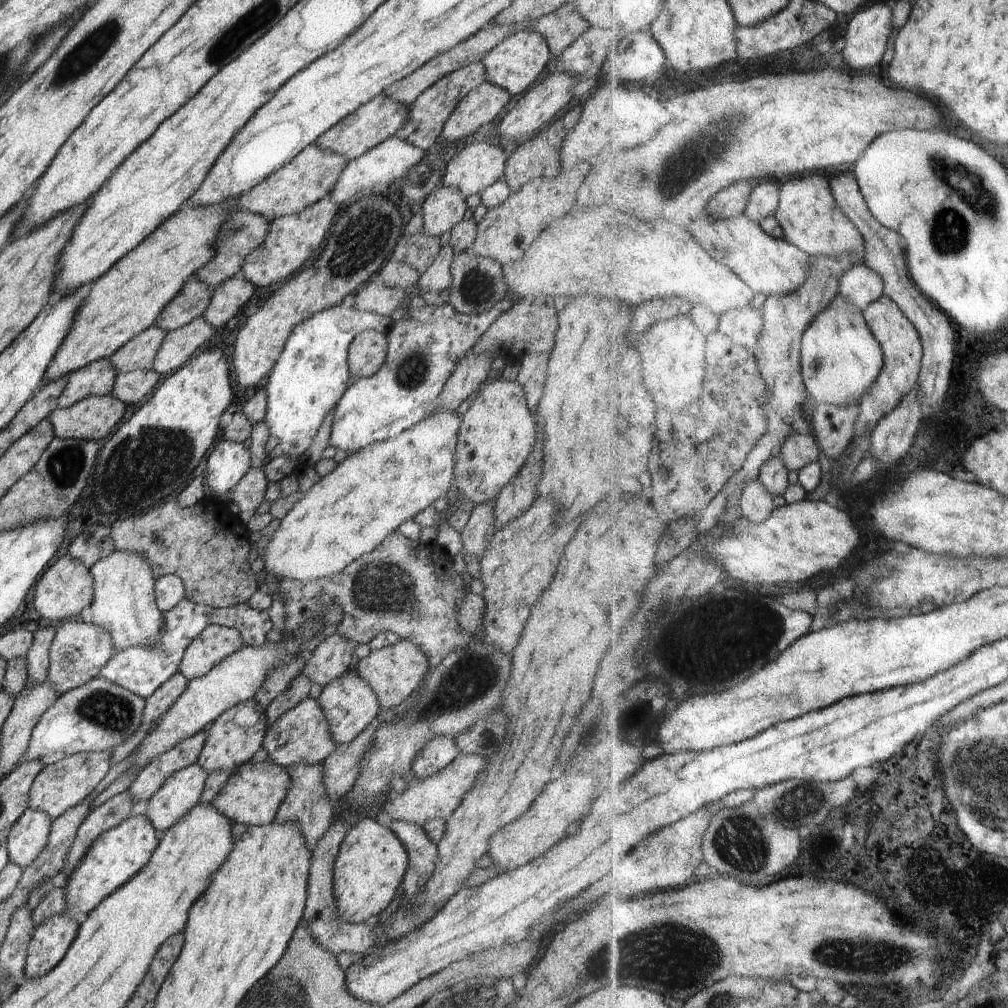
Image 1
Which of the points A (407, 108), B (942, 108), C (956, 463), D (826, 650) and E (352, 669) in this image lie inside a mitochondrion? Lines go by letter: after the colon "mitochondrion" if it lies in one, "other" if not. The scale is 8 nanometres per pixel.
A: other
B: other
C: other
D: other
E: other

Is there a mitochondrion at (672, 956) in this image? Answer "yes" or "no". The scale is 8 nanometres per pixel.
yes

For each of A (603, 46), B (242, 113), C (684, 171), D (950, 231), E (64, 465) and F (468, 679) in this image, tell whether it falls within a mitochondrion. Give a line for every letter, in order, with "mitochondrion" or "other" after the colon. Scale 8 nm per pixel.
A: other
B: other
C: mitochondrion
D: mitochondrion
E: mitochondrion
F: mitochondrion

